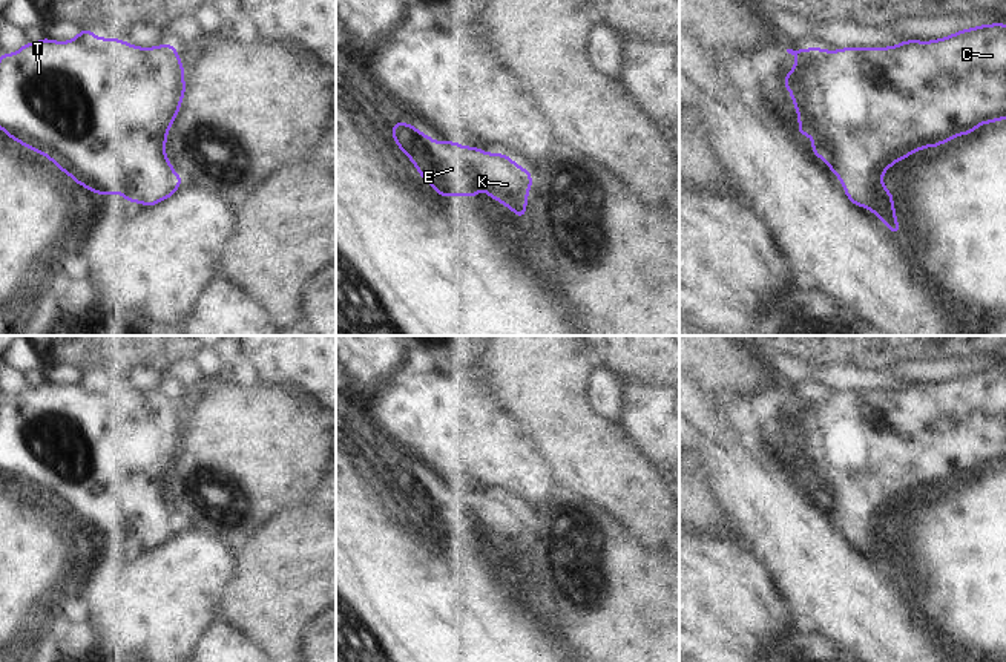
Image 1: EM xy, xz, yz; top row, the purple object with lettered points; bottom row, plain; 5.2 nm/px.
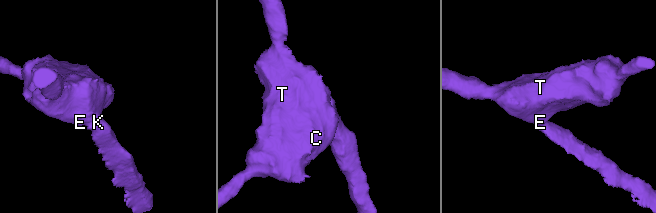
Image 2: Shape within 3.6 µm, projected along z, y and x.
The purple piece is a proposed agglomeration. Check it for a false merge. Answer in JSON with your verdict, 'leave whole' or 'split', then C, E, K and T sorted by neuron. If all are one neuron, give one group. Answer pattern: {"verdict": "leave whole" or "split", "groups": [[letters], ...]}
{"verdict": "leave whole", "groups": [["C", "E", "K", "T"]]}

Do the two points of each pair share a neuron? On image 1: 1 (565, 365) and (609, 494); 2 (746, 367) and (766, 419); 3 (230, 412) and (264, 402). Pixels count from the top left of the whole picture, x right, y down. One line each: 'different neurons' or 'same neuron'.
1: same neuron
2: same neuron
3: same neuron

